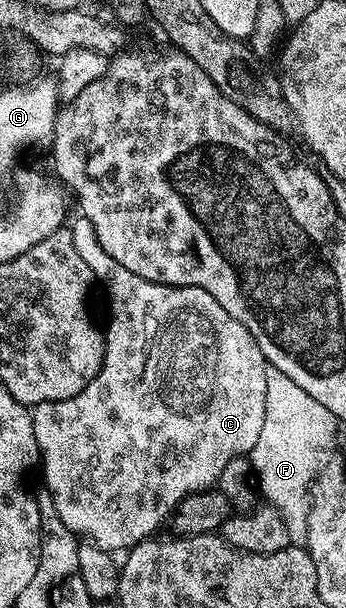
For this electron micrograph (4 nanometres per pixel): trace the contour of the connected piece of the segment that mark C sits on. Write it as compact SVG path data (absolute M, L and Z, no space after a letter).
M80 215L74 217L73 226L69 225L67 232L75 251L79 251L79 259L83 259L83 263L91 267L94 278L98 282L105 281L105 293L109 296L109 322L104 322L103 325L105 353L101 358L101 370L95 375L95 379L91 379L91 383L87 383L87 387L83 387L83 391L79 391L79 395L66 401L48 401L32 410L39 470L45 476L43 485L51 493L59 519L70 532L86 542L98 545L100 549L128 551L141 541L152 538L156 534L153 532L160 525L166 524L167 518L184 497L216 486L219 471L223 471L223 467L227 467L231 459L251 453L252 447L258 442L259 431L263 428L267 362L247 327L231 319L231 315L227 315L227 311L223 311L223 307L219 307L219 303L215 303L215 299L211 299L207 291L190 285L160 285L158 281L148 281L135 275L135 271L127 271L123 263L115 263L115 259L111 259L111 255L103 251L103 247L97 242L92 223Z

